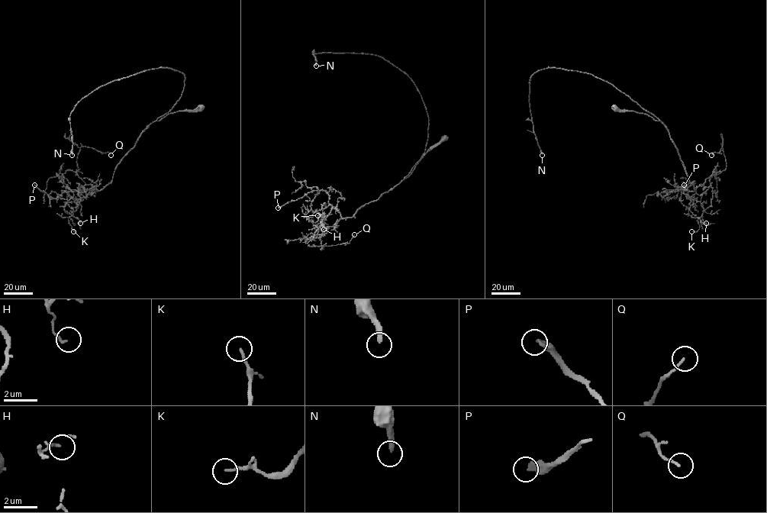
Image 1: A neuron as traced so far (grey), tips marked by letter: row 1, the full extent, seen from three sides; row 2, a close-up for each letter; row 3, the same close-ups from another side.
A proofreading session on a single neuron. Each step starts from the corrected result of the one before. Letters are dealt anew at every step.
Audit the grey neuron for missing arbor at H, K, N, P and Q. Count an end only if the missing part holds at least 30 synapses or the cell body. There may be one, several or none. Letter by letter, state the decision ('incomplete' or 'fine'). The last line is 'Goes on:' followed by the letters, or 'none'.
H: fine
K: fine
N: incomplete
P: fine
Q: fine
Goes on: N

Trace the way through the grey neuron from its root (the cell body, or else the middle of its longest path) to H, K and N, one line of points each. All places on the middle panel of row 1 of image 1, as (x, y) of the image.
H: (444, 138), (392, 188), (352, 217), (343, 217), (333, 207), (320, 227), (317, 225), (321, 222), (323, 229)
K: (444, 138), (392, 188), (352, 217), (343, 217), (333, 207), (318, 227), (312, 222), (318, 220), (317, 215)
N: (444, 138), (400, 182), (428, 137), (429, 117), (413, 81), (372, 54), (320, 53), (314, 55), (316, 66)

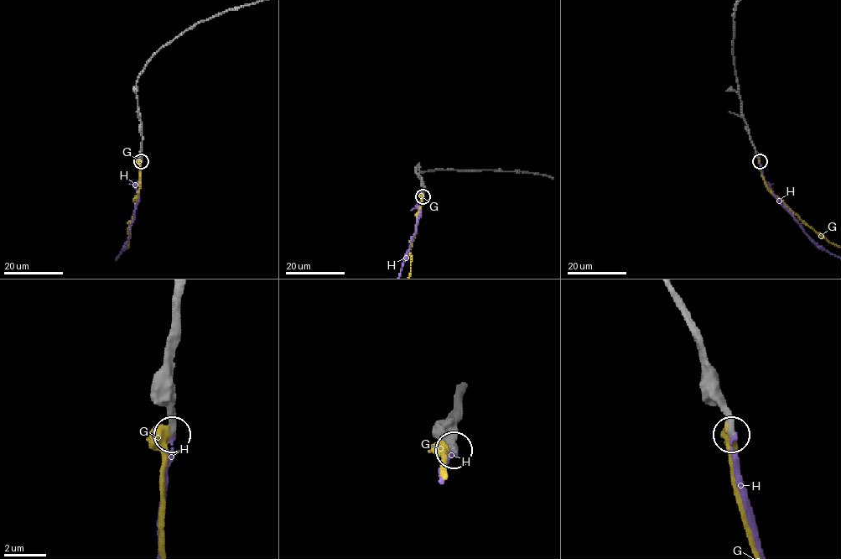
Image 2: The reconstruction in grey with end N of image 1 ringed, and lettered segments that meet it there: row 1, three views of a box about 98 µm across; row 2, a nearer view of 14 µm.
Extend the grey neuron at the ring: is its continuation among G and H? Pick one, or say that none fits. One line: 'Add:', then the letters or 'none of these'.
Add: H

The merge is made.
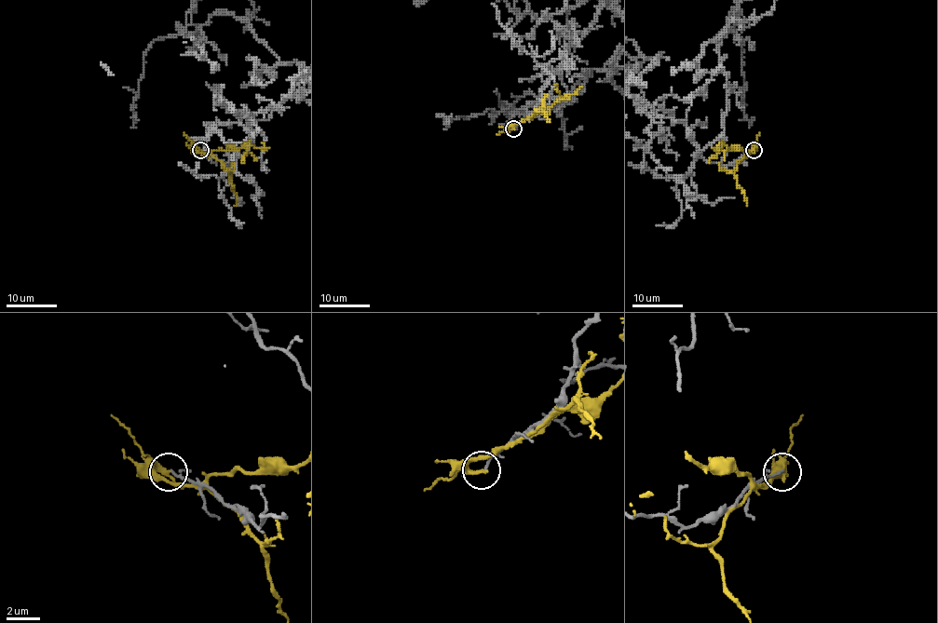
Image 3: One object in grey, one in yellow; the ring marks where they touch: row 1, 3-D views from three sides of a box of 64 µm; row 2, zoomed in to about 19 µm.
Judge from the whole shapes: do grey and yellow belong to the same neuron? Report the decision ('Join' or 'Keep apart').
Keep apart

